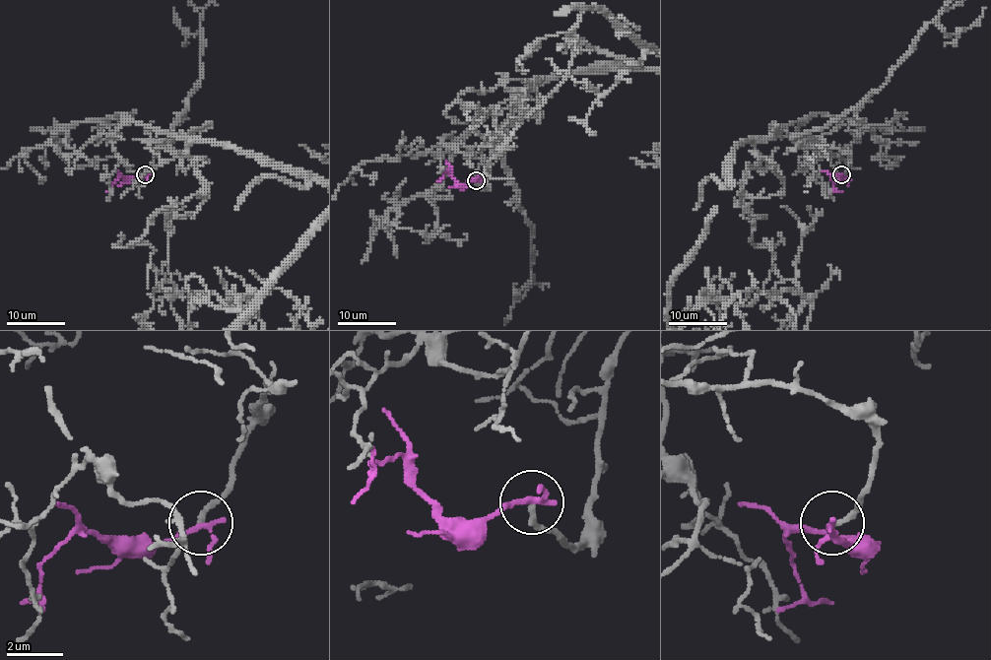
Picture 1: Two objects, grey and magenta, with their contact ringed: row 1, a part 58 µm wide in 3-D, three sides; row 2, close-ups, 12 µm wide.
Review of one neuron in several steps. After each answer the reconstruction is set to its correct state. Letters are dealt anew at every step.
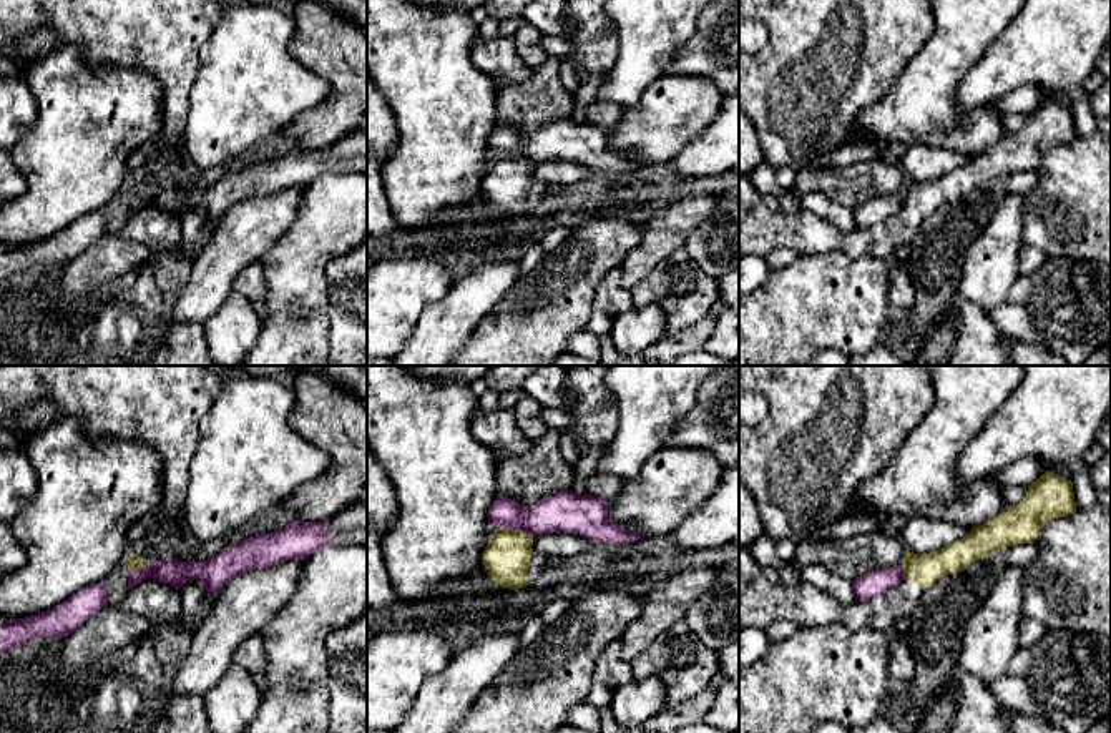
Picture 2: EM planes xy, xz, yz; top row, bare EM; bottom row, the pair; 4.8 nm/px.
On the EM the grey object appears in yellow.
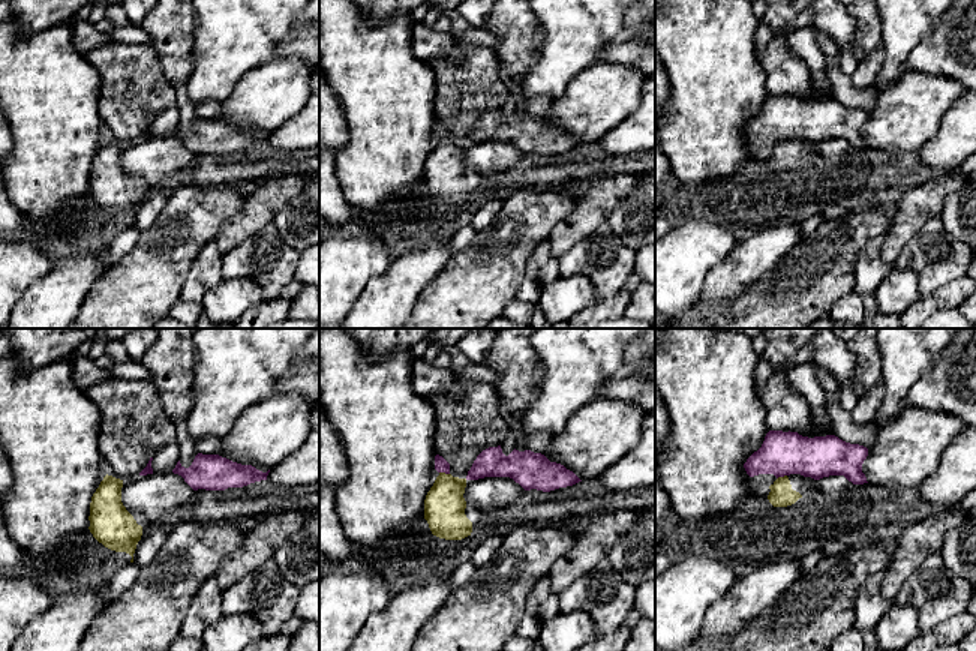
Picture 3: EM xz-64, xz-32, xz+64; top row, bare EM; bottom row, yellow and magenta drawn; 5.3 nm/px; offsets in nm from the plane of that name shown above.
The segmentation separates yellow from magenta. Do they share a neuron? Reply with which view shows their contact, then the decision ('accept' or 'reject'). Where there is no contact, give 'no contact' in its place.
contact in xz; reject

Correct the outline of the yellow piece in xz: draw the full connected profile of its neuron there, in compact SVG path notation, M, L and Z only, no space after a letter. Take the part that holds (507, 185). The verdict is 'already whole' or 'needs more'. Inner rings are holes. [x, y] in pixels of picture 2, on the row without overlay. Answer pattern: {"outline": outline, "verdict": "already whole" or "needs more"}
{"outline": "M502 156L488 168L482 191L500 214L525 216L530 211L531 173L533 163L523 158Z", "verdict": "already whole"}

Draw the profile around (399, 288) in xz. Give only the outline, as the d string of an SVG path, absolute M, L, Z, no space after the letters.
M430 253L384 256L367 269L367 357L392 361L422 311L440 301L453 278Z

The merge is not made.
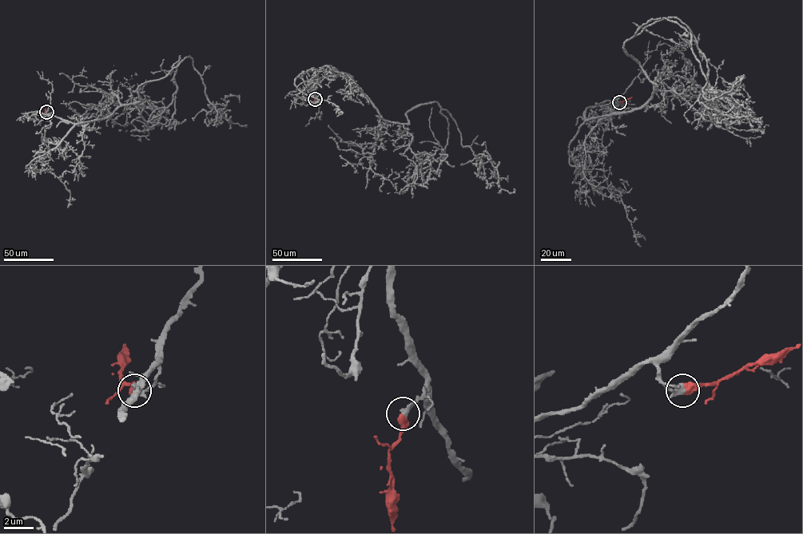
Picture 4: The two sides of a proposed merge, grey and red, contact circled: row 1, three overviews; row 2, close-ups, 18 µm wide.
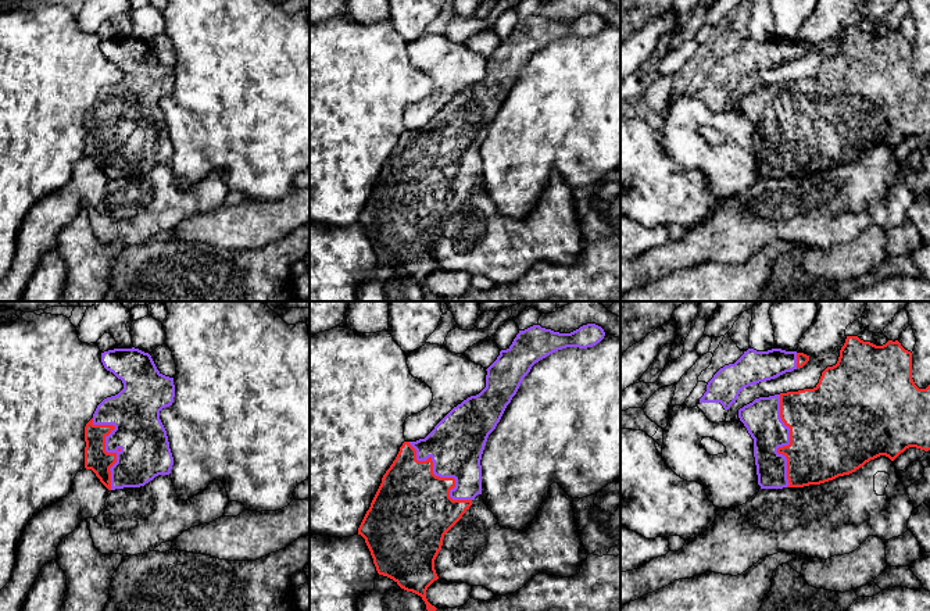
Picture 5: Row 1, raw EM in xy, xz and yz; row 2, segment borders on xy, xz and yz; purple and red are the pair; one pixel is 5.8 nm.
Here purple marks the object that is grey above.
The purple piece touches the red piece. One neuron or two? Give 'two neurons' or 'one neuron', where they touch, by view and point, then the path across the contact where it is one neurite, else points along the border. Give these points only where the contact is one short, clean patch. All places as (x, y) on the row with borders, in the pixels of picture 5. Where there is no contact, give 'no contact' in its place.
one neuron; contact xy (106, 449)

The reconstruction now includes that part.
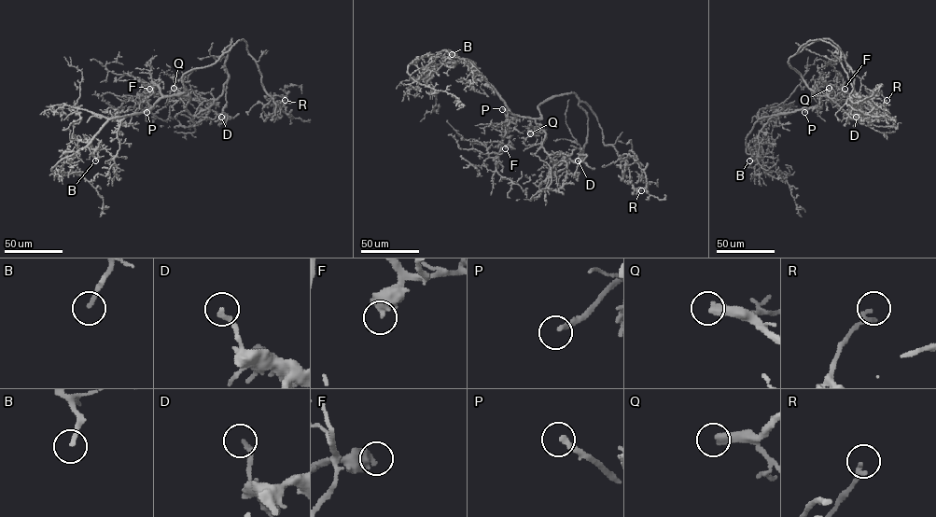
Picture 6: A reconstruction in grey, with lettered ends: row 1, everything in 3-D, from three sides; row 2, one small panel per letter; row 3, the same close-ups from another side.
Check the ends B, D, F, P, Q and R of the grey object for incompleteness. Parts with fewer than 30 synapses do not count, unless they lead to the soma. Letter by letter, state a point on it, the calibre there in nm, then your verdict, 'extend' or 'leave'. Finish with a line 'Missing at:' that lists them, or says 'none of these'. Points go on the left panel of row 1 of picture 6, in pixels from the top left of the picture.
B: at (95, 160); 200 nm thick; extend
D: at (221, 117); 220 nm thick; leave
F: at (149, 89); 600 nm thick; leave
P: at (146, 112); 240 nm thick; extend
Q: at (174, 88); 400 nm thick; extend
R: at (285, 100); 220 nm thick; leave
Missing at: B, P, Q

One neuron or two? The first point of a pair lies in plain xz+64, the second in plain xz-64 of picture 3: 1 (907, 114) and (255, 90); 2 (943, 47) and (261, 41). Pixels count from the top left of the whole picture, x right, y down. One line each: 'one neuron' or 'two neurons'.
1: one neuron
2: two neurons

